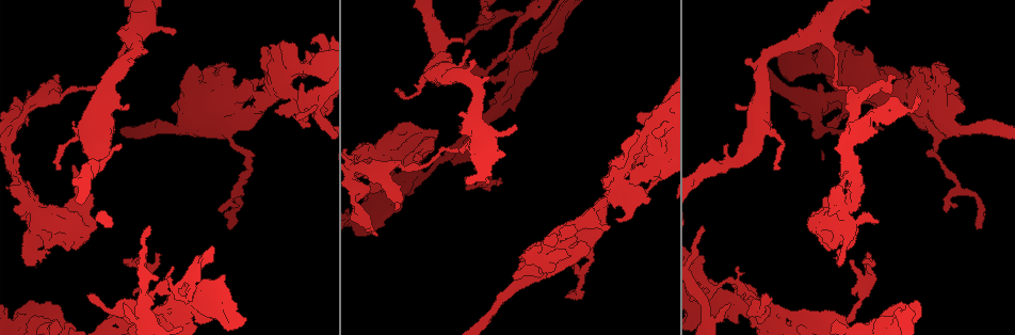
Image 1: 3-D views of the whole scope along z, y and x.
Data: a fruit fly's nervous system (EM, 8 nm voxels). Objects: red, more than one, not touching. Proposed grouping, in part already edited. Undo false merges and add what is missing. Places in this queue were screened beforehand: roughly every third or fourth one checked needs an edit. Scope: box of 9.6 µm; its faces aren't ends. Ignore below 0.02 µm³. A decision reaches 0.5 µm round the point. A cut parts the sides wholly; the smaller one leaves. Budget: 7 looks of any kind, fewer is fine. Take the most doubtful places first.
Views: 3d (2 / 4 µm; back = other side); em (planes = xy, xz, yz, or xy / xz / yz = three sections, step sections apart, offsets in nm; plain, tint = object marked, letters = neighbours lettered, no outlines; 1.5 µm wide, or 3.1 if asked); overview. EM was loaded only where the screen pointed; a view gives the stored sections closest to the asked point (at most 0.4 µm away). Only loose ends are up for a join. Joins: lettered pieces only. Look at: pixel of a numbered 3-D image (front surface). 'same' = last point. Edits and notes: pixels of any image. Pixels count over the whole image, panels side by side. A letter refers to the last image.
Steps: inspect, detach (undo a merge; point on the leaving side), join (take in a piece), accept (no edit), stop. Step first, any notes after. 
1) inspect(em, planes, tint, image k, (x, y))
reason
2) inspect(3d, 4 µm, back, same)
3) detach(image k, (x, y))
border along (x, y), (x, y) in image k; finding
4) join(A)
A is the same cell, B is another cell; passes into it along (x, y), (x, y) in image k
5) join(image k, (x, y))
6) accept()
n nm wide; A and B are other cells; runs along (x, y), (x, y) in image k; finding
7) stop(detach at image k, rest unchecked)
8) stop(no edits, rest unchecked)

inspect(3d, 4 µm, image 1, (370, 233))
thin end

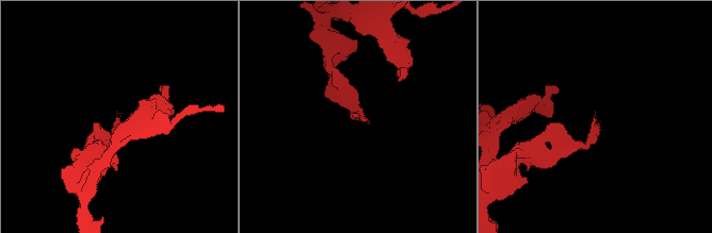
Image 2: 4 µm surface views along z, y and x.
inspect(em, yz, step 8, tint, image 2, (360, 116))
now the EM

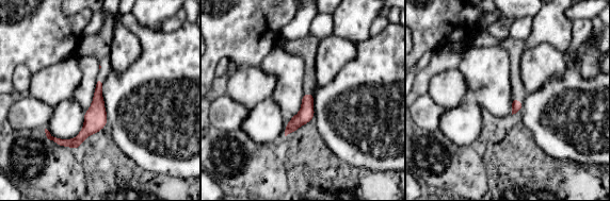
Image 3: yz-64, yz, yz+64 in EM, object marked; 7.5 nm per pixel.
inspect(em, planes, letters, same)

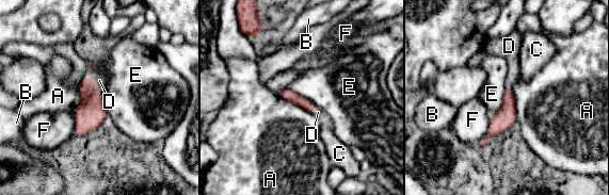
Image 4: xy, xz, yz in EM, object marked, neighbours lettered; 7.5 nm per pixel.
join(D)
D is the same cell, A, B, C, E and F are other cells; passes into it along (92, 112), (94, 84), (99, 80) in image 4; it goes on there

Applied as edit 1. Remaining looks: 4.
inspect(em, planes, letters, image 1, (133, 292))
tapers out

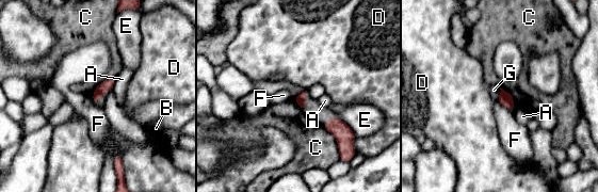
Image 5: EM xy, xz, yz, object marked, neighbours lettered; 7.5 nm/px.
accept()
80 nm wide; A, B, C, D, E, F and G are other cells; border along (497, 100), (513, 111) in image 5; none of them fits

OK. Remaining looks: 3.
inspect(em, xy, step 4, letters, image 1, (767, 295))
long arm stops here

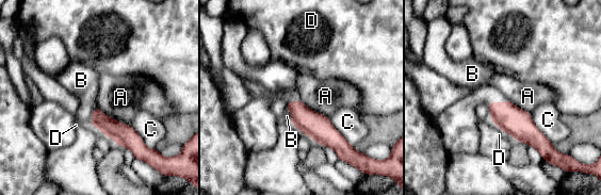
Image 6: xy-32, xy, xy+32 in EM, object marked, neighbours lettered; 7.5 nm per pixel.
accept()
A, B, C and D are other cells; border along (328, 117), (334, 127), (353, 147) in image 6; none of them fits

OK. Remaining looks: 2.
stop(join at image 4, rest unchecked)

